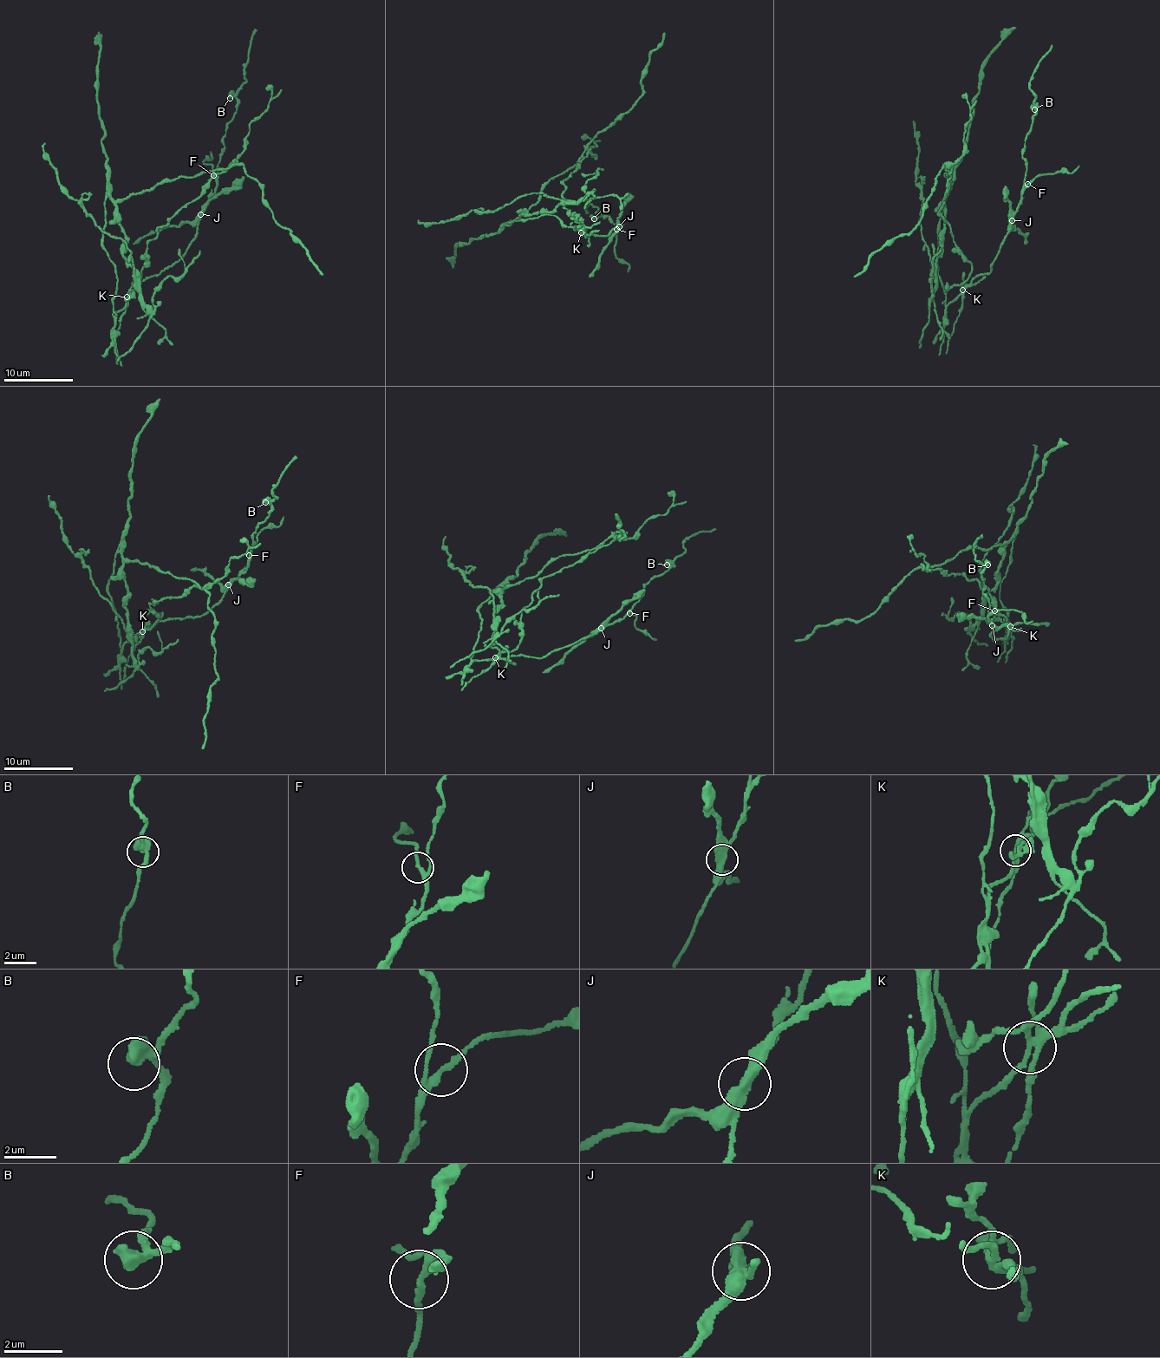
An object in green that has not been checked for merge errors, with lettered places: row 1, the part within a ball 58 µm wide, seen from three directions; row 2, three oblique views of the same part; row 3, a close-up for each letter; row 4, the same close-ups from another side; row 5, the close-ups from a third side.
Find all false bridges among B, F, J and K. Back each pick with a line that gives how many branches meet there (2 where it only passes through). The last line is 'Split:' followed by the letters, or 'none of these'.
J: branches 2
K: branches 4
Split: J, K

